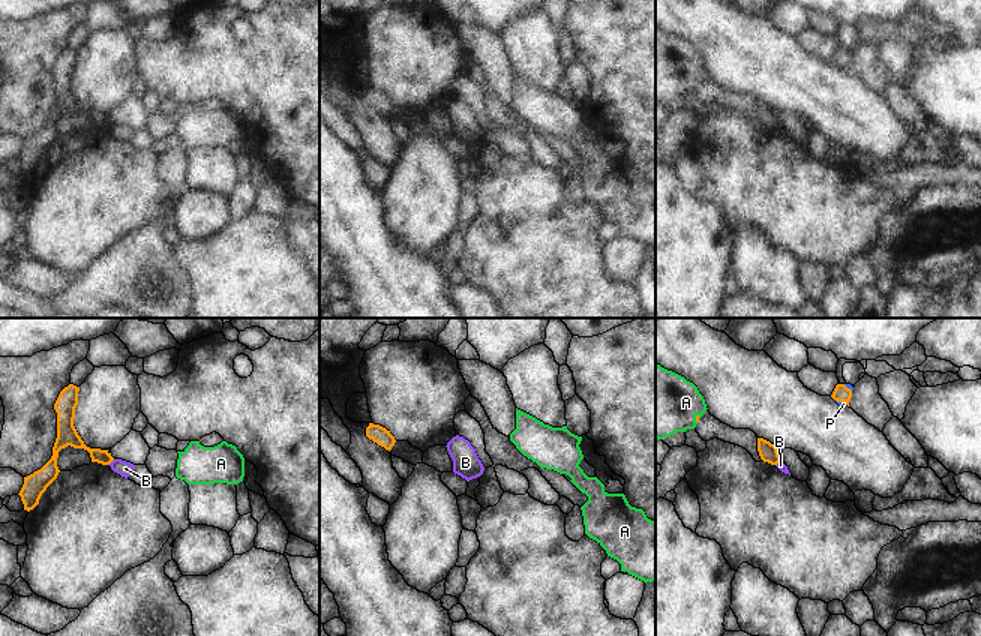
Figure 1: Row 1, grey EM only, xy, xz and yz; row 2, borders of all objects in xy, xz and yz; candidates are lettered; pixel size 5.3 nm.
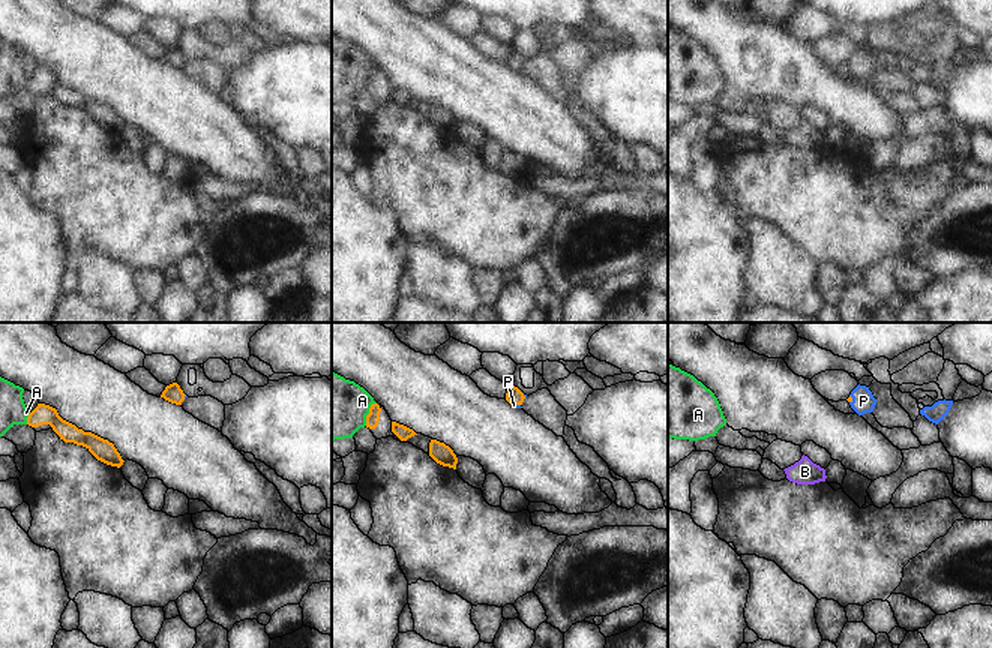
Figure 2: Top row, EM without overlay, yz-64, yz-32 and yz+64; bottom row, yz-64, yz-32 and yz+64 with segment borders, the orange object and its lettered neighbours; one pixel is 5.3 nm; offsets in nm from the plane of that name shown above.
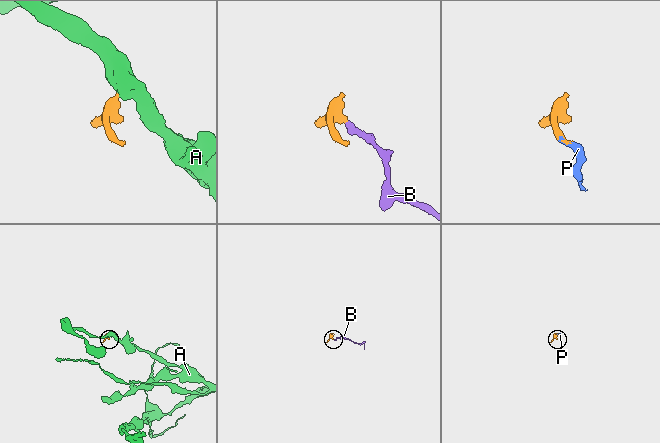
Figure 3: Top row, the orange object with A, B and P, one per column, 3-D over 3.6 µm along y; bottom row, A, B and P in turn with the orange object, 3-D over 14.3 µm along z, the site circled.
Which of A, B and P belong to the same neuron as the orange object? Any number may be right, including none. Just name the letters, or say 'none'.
P

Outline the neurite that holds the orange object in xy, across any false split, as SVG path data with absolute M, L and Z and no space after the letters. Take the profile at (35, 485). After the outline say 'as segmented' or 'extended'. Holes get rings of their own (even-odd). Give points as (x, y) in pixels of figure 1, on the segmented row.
M69 384L60 392L54 404L54 410L57 412L57 438L52 447L52 456L40 470L24 477L24 484L18 494L24 504L24 510L27 512L33 510L39 504L42 494L57 478L60 472L57 458L62 448L68 446L74 448L84 448L90 453L92 462L102 465L110 465L114 460L108 450L90 448L78 435L74 426L78 392L80 387Z; as segmented

